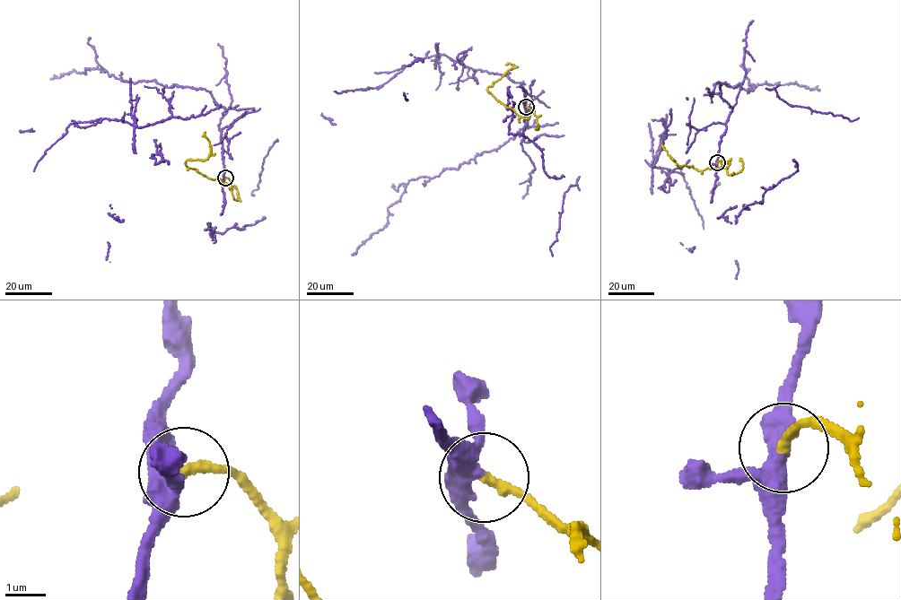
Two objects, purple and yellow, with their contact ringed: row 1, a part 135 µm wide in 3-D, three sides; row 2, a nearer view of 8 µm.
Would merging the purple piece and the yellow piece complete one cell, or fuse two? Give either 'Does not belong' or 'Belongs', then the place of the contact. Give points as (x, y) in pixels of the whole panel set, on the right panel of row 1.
Does not belong. Place: (717, 162)

